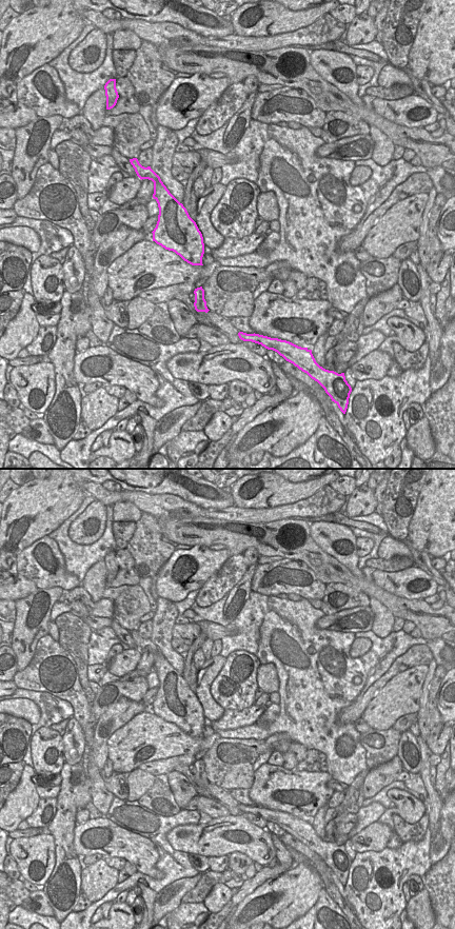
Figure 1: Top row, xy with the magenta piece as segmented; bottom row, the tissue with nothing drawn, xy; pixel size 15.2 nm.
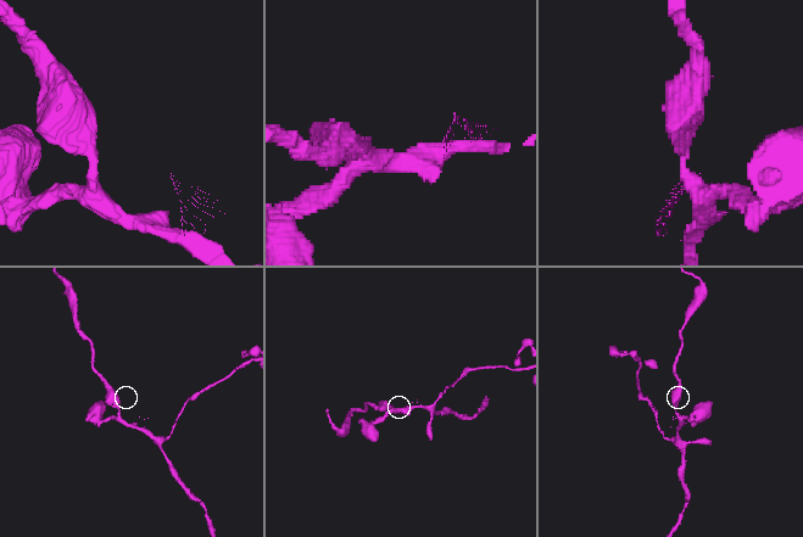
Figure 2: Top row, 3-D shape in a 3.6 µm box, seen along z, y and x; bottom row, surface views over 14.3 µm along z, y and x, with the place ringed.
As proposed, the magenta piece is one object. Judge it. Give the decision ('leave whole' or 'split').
leave whole

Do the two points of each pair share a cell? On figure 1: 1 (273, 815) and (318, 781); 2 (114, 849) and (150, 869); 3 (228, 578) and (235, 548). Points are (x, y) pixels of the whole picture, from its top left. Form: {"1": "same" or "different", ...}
{"1": "same", "2": "same", "3": "different"}

